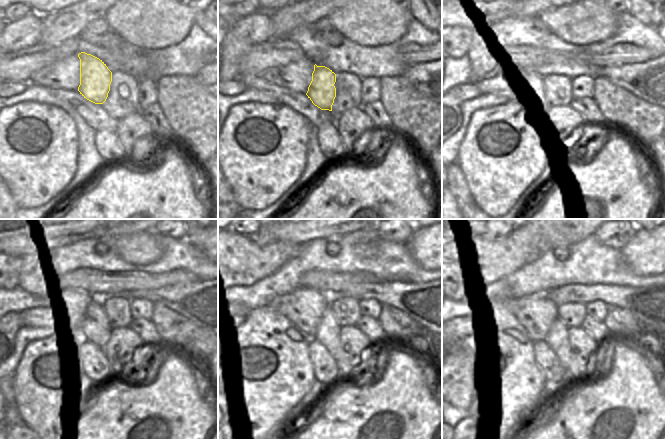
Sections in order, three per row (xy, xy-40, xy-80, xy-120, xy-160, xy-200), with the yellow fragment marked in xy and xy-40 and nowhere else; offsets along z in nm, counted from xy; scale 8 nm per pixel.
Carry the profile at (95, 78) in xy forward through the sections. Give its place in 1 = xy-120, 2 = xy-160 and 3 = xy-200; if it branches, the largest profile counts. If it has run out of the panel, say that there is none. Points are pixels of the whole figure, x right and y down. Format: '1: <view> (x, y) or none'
1: xy-120 (97, 320)
2: xy-160 (328, 331)
3: xy-200 (574, 368)

